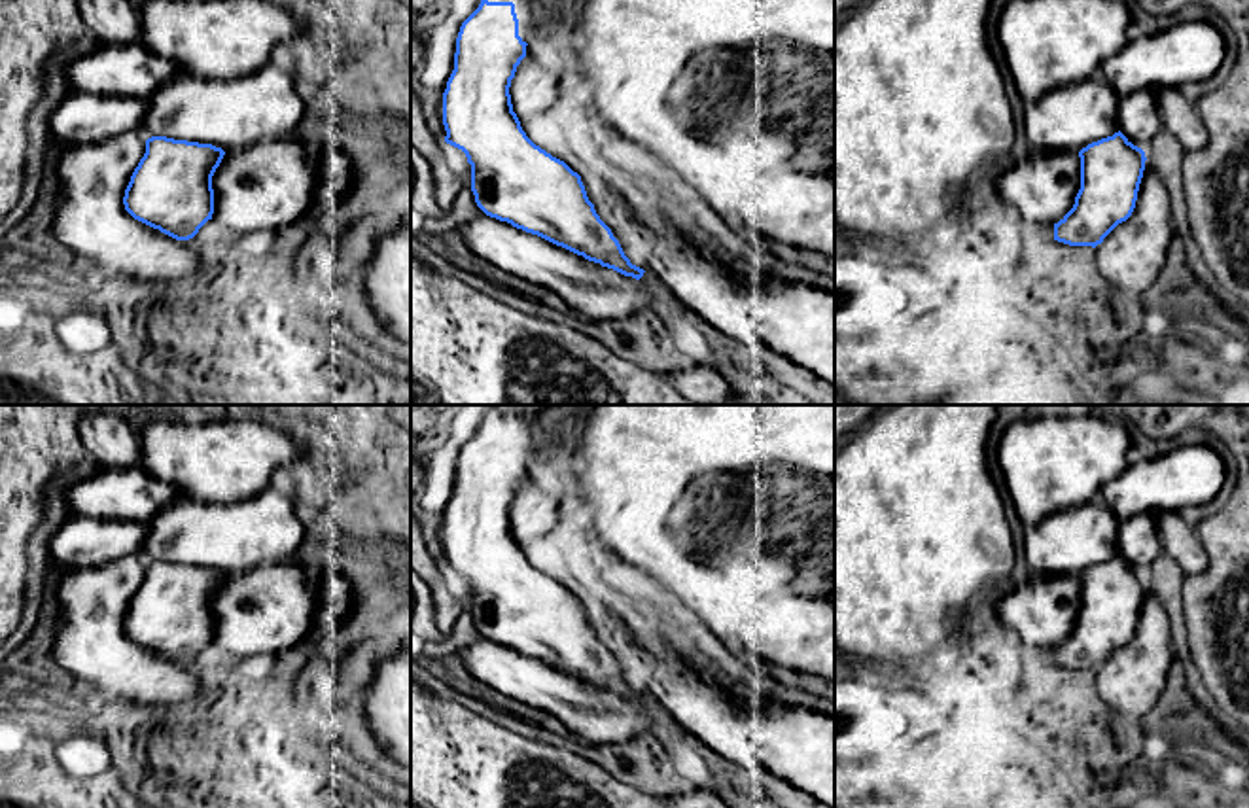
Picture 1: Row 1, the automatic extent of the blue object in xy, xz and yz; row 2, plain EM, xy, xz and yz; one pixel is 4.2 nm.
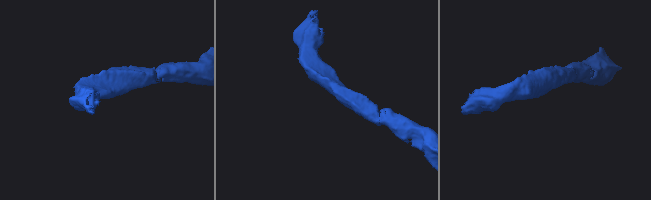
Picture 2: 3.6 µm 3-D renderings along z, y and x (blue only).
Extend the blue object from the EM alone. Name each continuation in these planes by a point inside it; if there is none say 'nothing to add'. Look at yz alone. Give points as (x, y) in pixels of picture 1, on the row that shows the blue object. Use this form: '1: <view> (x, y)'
nothing to add

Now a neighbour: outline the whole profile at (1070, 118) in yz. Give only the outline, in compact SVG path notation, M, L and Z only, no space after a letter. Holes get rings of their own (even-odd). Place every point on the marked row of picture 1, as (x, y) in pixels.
M1099 74L1058 87L1026 104L1024 129L1033 148L1077 153L1118 132L1118 93Z

